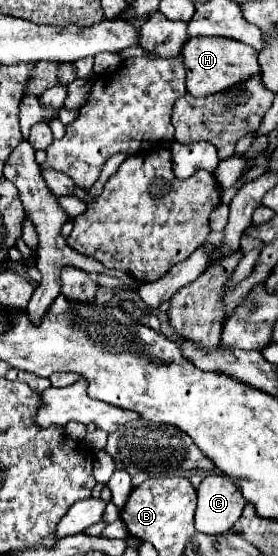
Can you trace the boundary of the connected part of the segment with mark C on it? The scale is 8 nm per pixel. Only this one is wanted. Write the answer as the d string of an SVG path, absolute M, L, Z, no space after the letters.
M206 475L196 493L196 529L212 535L214 539L228 531L240 519L246 505L240 487L232 477L226 475Z

